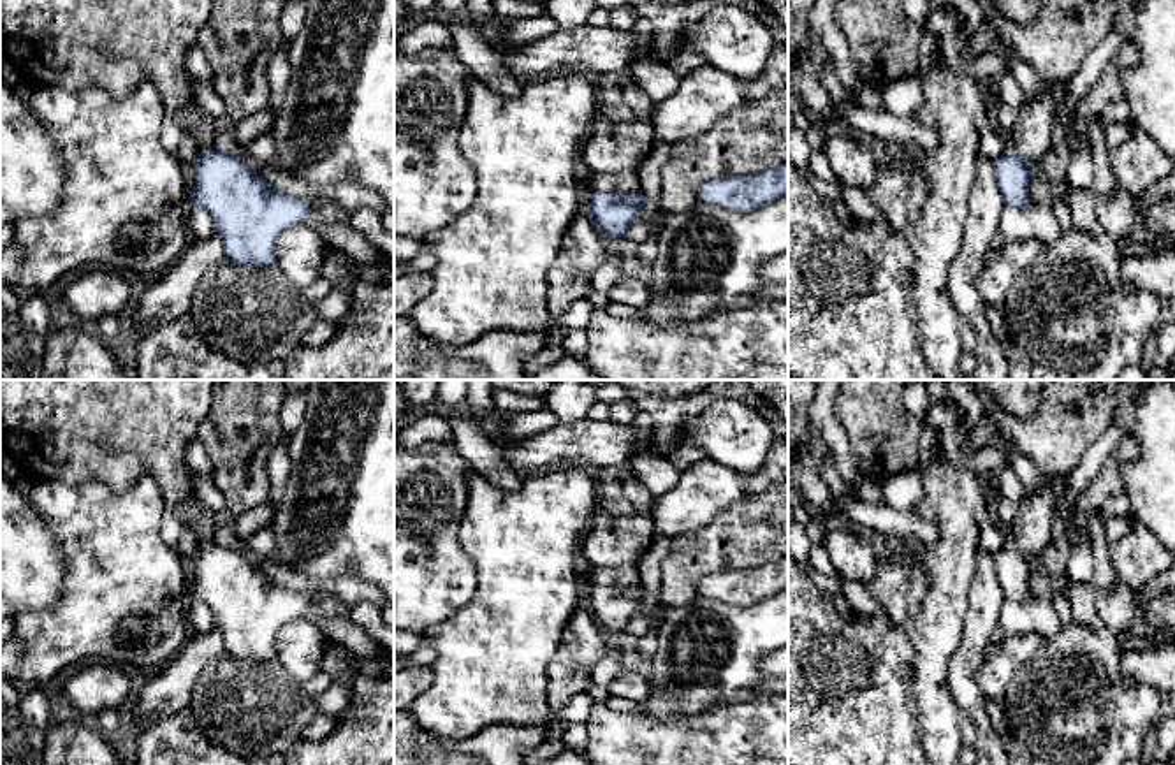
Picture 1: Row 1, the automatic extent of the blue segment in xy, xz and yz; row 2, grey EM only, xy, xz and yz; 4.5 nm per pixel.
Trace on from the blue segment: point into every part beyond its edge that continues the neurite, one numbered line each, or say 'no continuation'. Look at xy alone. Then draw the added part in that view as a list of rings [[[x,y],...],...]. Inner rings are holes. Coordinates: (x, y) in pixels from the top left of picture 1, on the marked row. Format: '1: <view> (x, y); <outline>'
1: xy (71, 44); [[[0,0],[0,62],[14,65],[21,79],[26,79],[33,88],[79,91],[90,86],[99,86],[113,97],[123,98],[146,81],[157,88],[165,116],[174,118],[181,127],[188,128],[195,135],[199,151],[206,153],[218,148],[215,141],[222,130],[222,125],[208,111],[195,104],[186,70],[186,53],[197,42],[197,33],[206,25],[209,14],[211,0]]]

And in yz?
1: yz (1038, 120); [[[1066,83],[1045,84],[1047,91],[1038,98],[1027,98],[1017,111],[1011,148],[1031,164],[1038,164],[1050,153],[1052,139],[1062,120],[1059,109],[1066,98]]]

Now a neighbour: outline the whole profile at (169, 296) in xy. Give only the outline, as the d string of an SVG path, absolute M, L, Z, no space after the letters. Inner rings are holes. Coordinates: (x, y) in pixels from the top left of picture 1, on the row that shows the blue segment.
M218 232L208 239L192 239L178 260L153 278L139 297L134 317L135 334L121 343L128 350L135 338L153 324L176 320L188 315L199 283L225 257L225 244Z

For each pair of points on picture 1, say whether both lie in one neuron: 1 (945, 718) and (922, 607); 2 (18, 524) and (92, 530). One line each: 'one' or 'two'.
1: one
2: two

